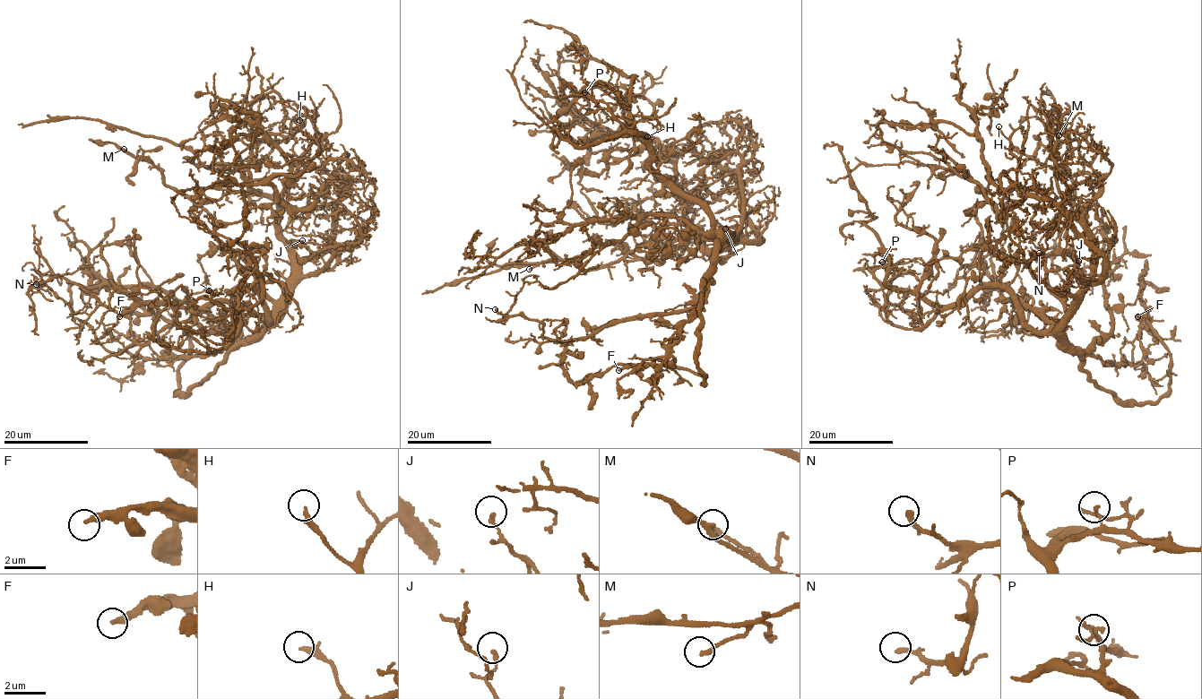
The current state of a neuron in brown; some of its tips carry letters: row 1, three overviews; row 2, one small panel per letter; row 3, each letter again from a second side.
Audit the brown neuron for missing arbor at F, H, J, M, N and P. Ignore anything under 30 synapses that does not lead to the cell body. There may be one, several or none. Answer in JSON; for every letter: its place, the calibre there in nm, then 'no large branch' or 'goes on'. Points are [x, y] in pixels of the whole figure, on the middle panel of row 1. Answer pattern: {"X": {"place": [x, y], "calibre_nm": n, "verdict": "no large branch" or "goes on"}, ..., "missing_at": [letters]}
{"F": {"place": [618, 370], "calibre_nm": 280, "verdict": "goes on"}, "H": {"place": [647, 136], "calibre_nm": 260, "verdict": "no large branch"}, "J": {"place": [725, 228], "calibre_nm": 190, "verdict": "no large branch"}, "M": {"place": [529, 269], "calibre_nm": 200, "verdict": "no large branch"}, "N": {"place": [495, 309], "calibre_nm": 200, "verdict": "goes on"}, "P": {"place": [584, 92], "calibre_nm": 160, "verdict": "no large branch"}, "missing_at": ["F", "N"]}

